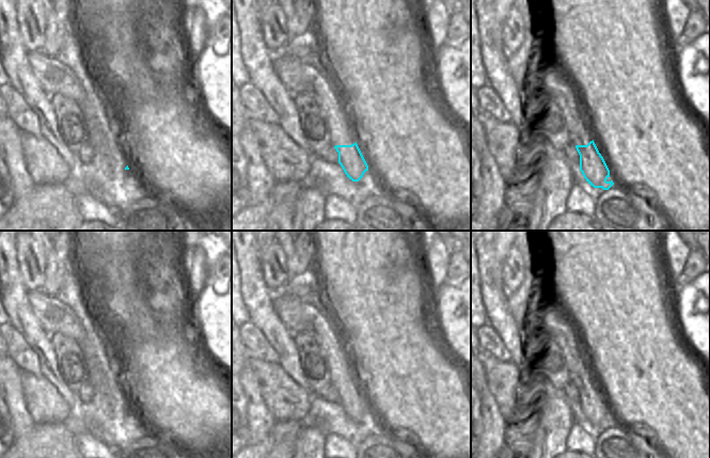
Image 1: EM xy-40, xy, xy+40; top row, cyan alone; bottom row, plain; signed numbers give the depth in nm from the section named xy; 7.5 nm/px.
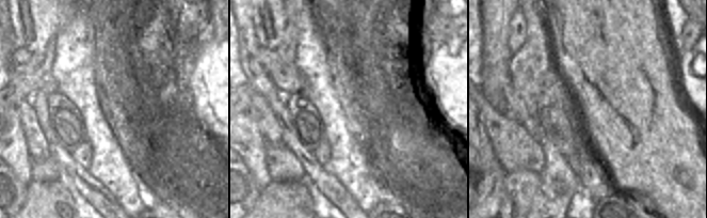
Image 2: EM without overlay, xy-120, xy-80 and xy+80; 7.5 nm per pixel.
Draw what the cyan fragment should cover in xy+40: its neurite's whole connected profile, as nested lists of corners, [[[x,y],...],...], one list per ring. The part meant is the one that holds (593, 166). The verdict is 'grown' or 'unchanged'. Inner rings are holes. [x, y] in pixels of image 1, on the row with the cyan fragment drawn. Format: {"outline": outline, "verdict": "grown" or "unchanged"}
{"outline": [[[574,119],[571,123],[571,143],[580,155],[580,171],[594,188],[609,190],[613,180],[608,181],[610,170],[599,153],[585,123]]], "verdict": "grown"}

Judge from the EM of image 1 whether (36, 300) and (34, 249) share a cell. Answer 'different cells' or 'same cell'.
different cells

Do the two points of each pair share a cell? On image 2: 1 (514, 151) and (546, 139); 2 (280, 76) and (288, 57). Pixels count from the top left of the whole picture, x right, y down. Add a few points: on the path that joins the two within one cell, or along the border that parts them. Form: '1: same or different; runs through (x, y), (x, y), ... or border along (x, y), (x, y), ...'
1: different; border along (536, 139), (544, 154), (544, 167)
2: different; border along (275, 50), (286, 62), (292, 63)

